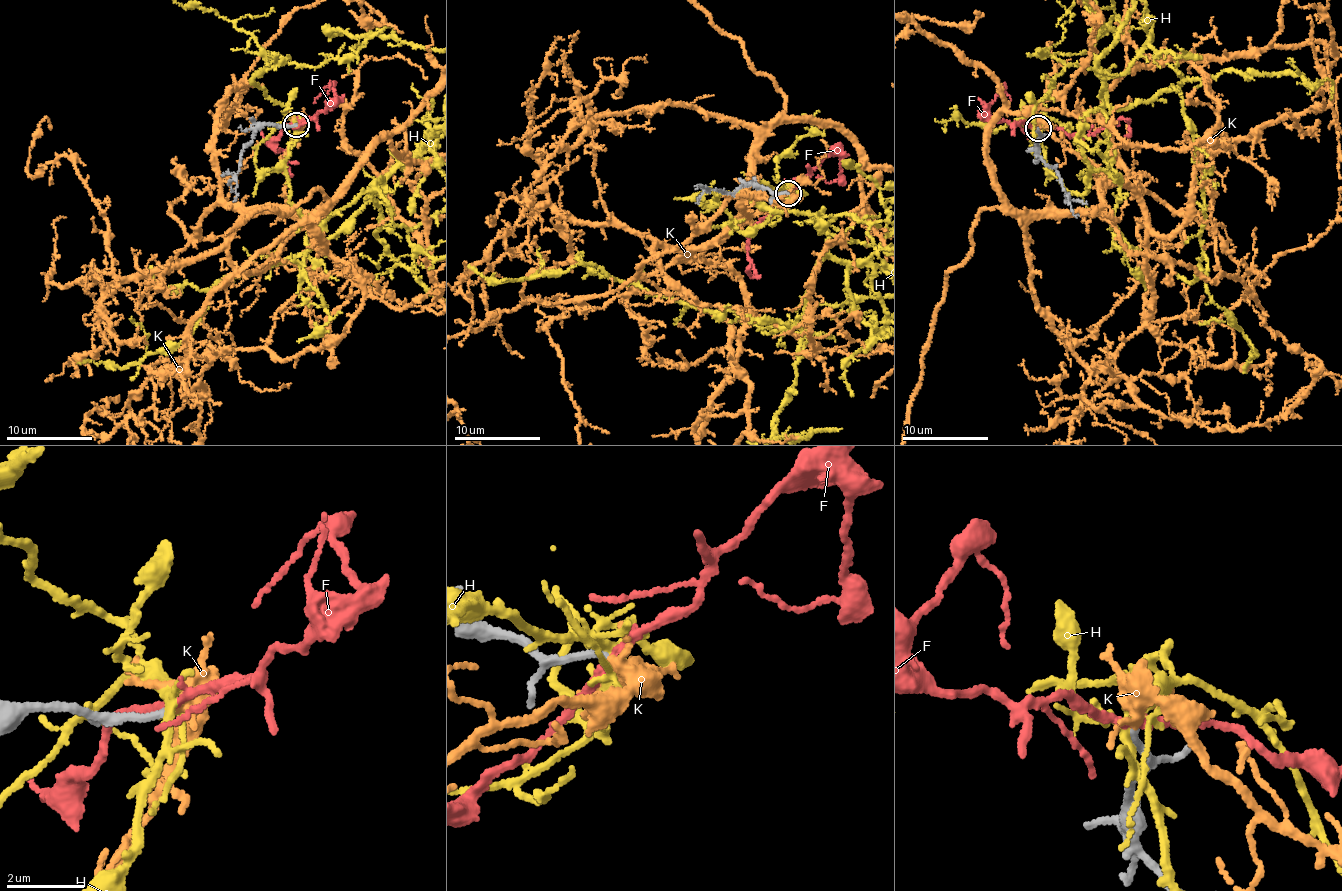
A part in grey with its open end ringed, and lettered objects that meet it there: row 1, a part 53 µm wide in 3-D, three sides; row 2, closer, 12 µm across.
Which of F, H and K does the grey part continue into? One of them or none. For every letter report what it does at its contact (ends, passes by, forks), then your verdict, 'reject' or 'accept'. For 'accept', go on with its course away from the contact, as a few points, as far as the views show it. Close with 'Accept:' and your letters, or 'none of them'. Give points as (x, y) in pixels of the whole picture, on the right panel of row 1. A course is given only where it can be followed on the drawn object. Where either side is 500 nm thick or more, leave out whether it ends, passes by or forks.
F: it passes by | reject
H: it forks | reject
K: it forks | accept
Accept: K

